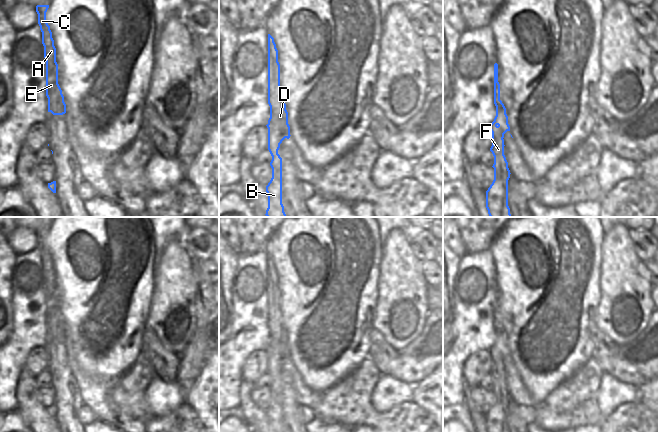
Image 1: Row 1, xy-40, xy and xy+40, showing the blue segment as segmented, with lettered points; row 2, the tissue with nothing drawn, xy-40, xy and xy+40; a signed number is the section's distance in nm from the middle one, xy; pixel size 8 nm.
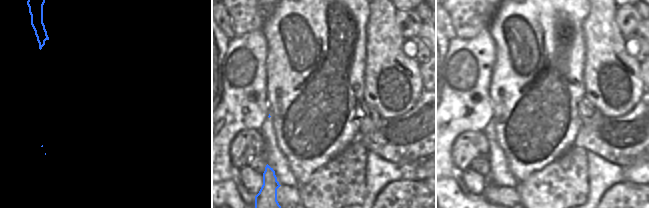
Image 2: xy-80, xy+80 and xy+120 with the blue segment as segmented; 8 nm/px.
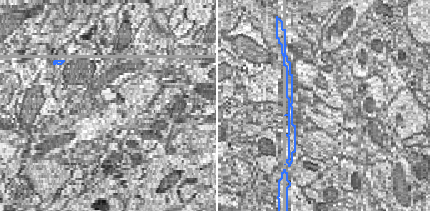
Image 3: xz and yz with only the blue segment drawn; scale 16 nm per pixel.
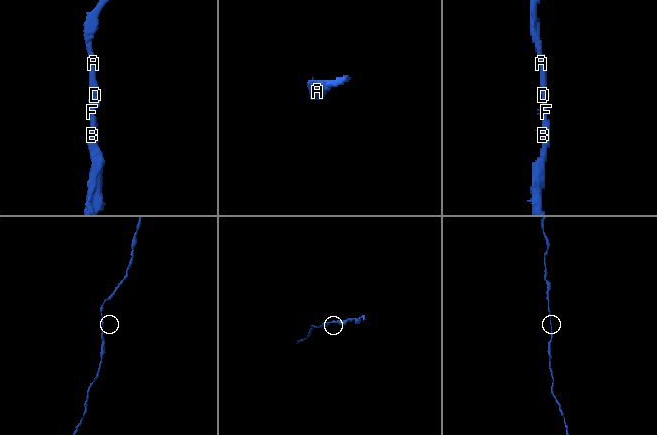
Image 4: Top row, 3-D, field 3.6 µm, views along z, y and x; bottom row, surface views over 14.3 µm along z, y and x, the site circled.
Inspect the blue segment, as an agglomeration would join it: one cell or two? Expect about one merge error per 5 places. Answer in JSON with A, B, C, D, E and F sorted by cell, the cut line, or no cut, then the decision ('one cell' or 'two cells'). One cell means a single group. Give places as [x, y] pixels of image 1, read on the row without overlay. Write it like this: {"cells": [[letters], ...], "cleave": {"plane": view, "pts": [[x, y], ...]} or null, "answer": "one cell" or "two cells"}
{"cells": [["A", "B", "C", "D", "E", "F"]], "cleave": null, "answer": "one cell"}

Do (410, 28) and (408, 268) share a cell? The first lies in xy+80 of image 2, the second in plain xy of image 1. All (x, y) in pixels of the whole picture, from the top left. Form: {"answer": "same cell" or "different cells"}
{"answer": "different cells"}

